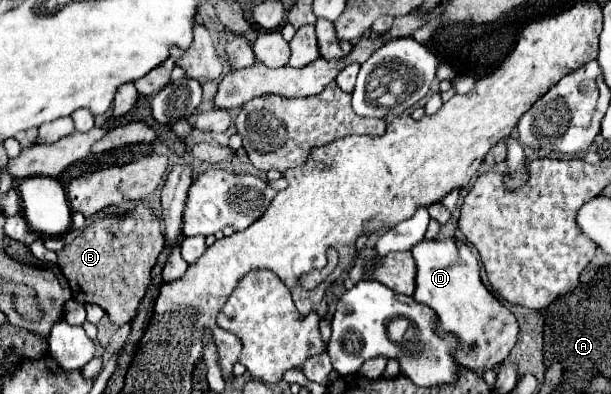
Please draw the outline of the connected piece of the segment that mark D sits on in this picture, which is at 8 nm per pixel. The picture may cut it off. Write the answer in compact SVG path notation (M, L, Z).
M444 237L444 239L422 239L410 249L414 261L416 261L416 291L414 299L432 307L440 319L440 331L452 331L456 337L460 337L460 349L458 349L458 363L466 365L472 371L486 371L492 367L498 367L510 353L510 349L516 343L518 335L518 323L516 317L498 301L498 297L488 291L480 279L480 265L470 247L456 237Z

